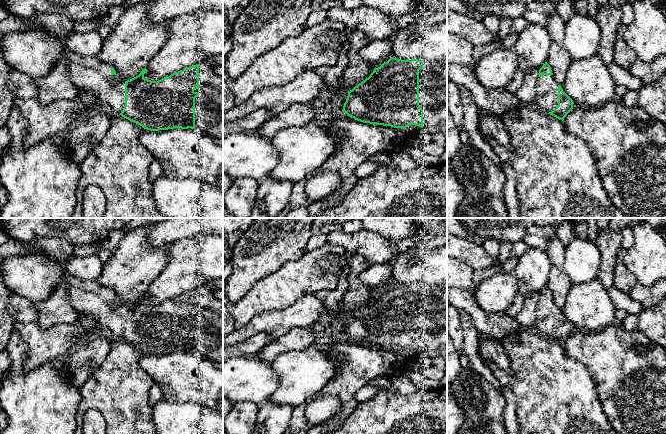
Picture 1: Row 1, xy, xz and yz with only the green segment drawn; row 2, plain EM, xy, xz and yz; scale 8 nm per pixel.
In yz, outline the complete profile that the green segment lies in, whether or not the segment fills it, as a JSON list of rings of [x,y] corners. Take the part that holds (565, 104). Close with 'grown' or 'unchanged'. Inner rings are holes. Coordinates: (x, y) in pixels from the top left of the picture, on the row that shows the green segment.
[[[547,62],[539,69],[536,103],[545,113],[562,121],[573,109],[573,100],[563,91],[561,85],[555,81],[551,67]]] | grown

